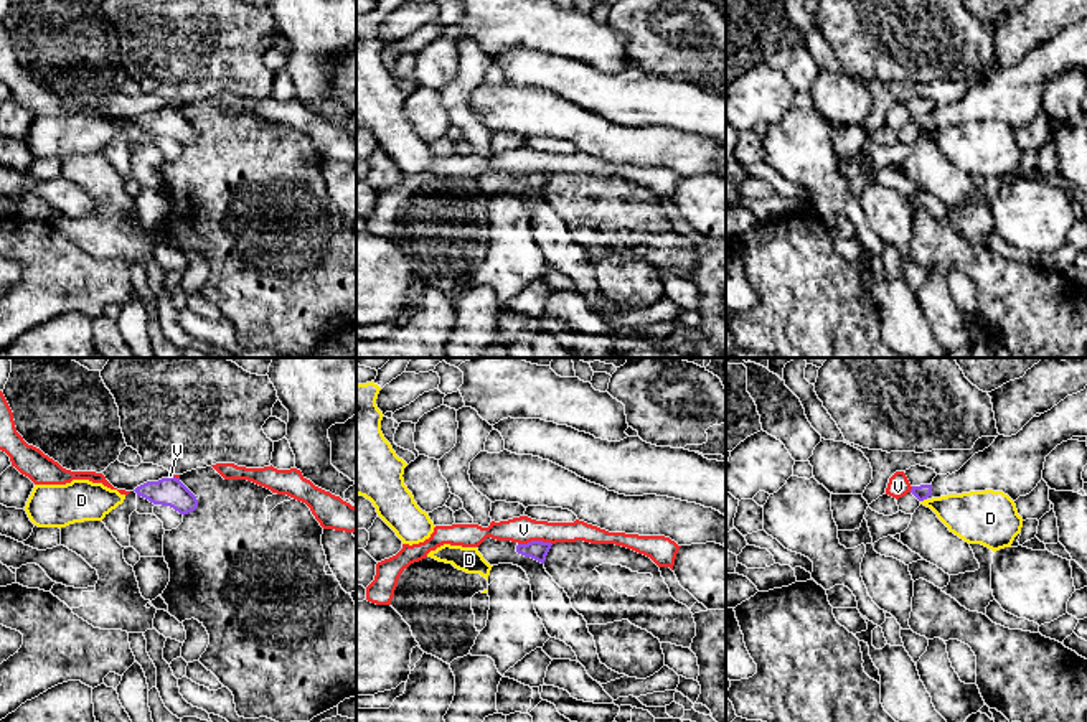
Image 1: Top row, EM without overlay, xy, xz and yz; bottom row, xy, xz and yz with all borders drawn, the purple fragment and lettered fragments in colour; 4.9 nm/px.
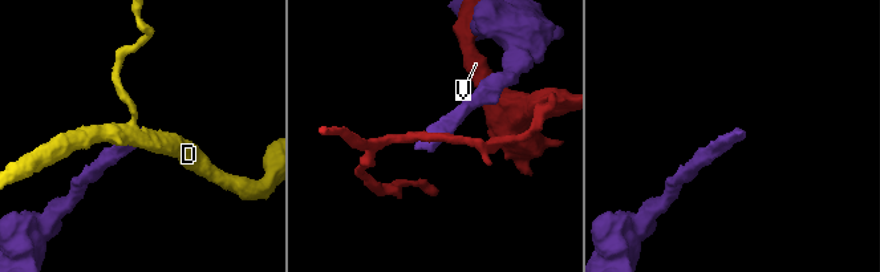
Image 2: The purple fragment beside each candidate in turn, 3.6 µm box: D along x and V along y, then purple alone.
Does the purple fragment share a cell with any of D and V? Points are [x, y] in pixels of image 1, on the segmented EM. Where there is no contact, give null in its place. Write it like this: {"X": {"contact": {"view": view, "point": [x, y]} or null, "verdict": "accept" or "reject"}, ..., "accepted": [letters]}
{"D": {"contact": {"view": "yz", "point": [922, 500]}, "verdict": "reject"}, "V": {"contact": {"view": "xz", "point": [535, 541]}, "verdict": "reject"}, "accepted": []}

